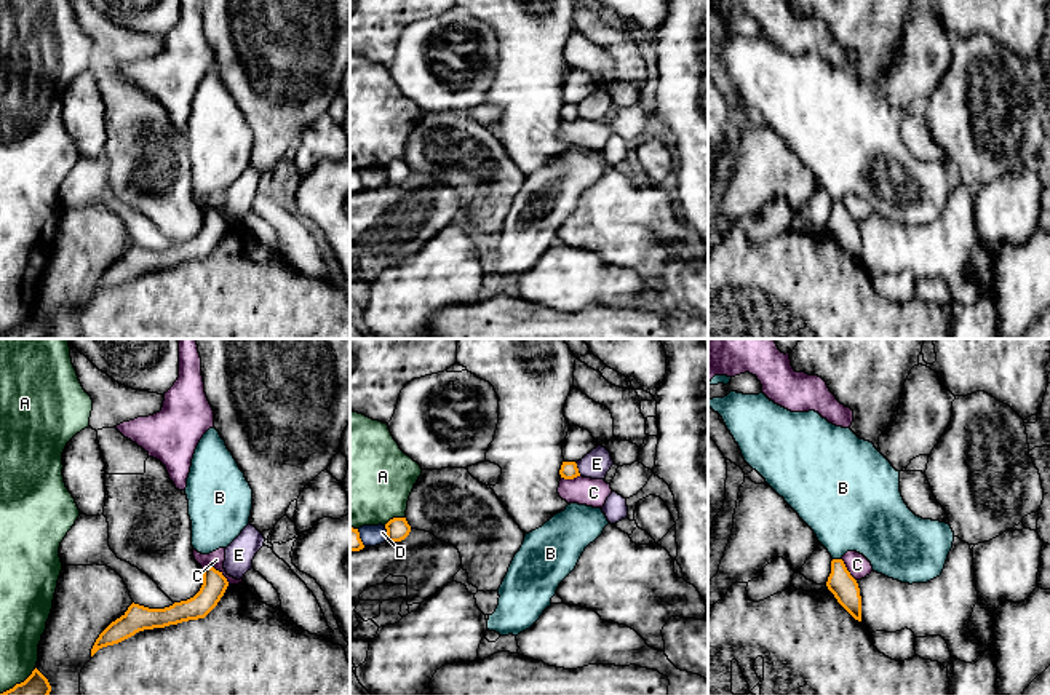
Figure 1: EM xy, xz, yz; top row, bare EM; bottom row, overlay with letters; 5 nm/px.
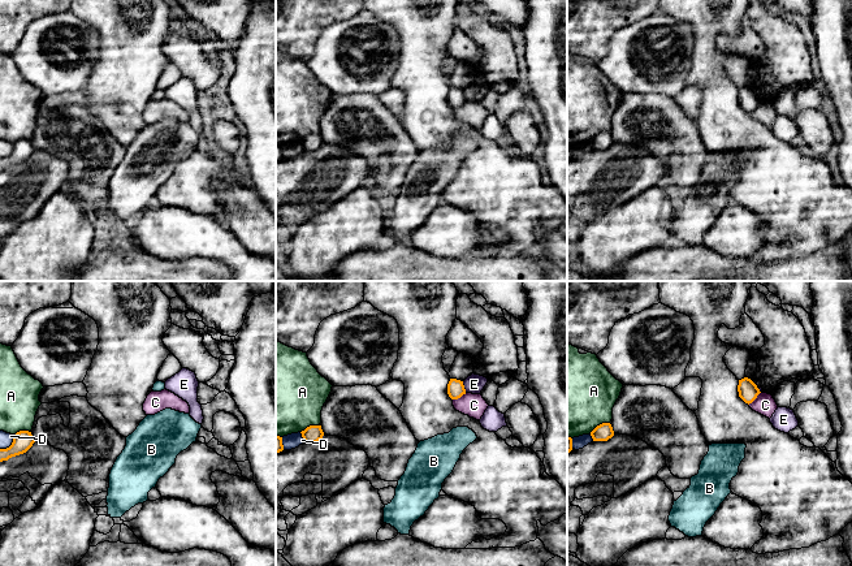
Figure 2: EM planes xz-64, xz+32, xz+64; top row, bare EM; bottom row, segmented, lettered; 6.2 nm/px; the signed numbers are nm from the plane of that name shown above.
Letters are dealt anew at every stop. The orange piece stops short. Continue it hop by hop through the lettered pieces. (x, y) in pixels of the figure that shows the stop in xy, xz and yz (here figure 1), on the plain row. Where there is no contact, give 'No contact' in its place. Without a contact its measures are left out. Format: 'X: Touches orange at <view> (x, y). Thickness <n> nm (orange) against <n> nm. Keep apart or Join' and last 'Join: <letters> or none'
A: Touches orange at xz (393, 160). Thickness 110 nm (orange) against 460 nm. Keep apart
B: Touches orange at yz (838, 202). Thickness 140 nm (orange) against 400 nm. Join
C: Touches orange at xy (218, 213). Thickness 120 nm (orange) against 80 nm. Keep apart
D: Touches orange at xz (387, 174). Thickness 110 nm (orange) against 110 nm. Keep apart
E: Touches orange at xz (577, 112). Thickness 90 nm (orange) against 140 nm. Keep apart
Join: B

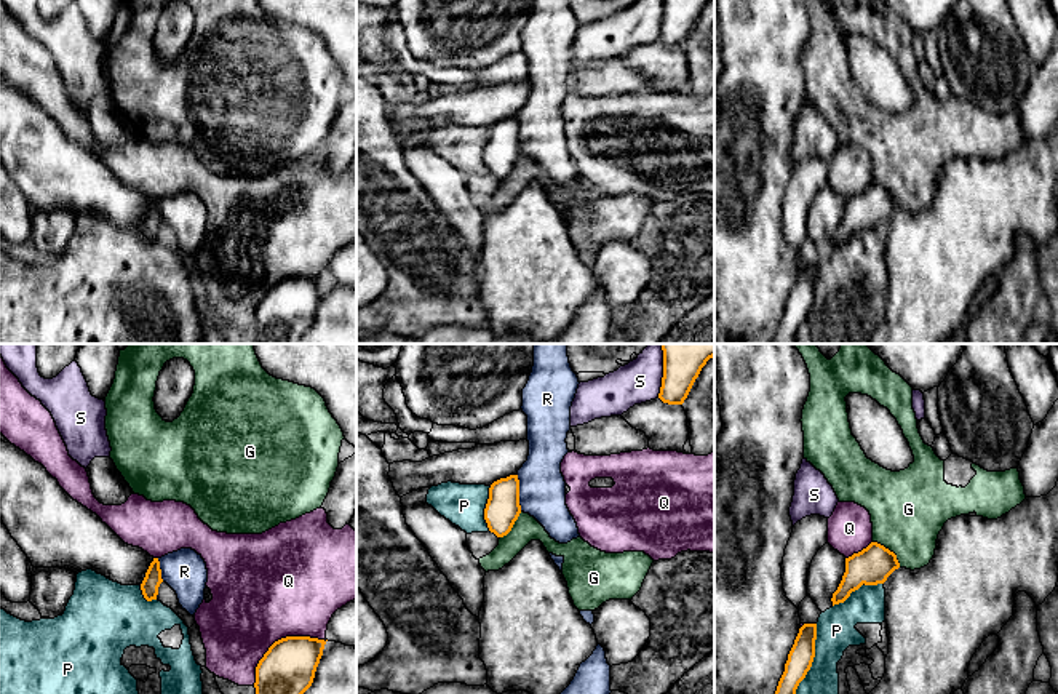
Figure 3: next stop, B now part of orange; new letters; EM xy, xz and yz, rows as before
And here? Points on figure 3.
G: Touches orange at yz (889, 192). Thickness 190 nm (orange) against 380 nm. Keep apart
P: Touches orange at yz (812, 303). Thickness 130 nm (orange) against 220 nm. Keep apart
Q: Touches orange at xy (278, 282). Thickness 280 nm (orange) against 500 nm. Keep apart
R: Touches orange at xz (518, 135). Thickness 170 nm (orange) against 240 nm. Keep apart
S: Touches orange at xz (662, 19). Thickness 160 nm (orange) against 220 nm. Keep apart
Join: none

